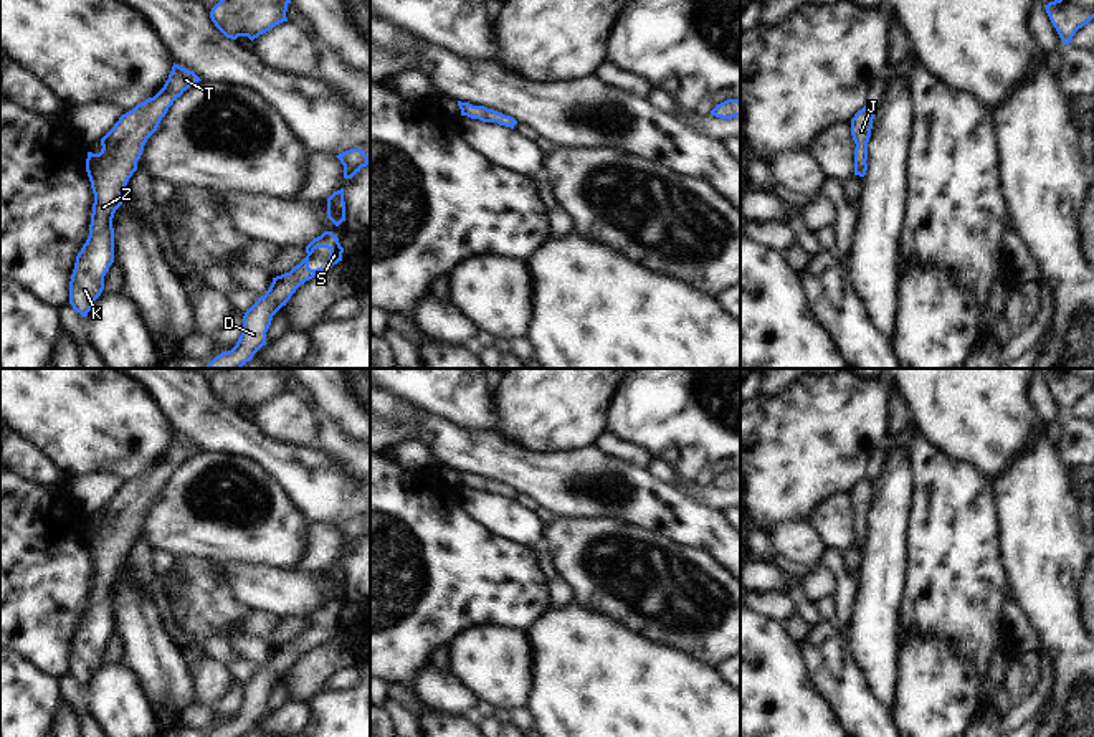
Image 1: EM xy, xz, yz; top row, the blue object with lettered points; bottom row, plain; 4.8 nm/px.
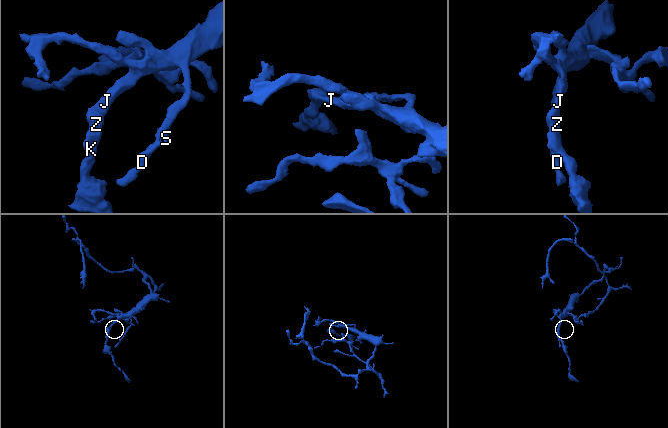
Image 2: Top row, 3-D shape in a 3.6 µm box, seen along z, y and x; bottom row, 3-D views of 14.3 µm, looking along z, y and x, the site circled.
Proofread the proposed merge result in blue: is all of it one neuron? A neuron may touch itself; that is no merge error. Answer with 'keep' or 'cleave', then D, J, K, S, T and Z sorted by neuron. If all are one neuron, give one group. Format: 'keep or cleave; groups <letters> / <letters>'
keep; groups D J K S T Z

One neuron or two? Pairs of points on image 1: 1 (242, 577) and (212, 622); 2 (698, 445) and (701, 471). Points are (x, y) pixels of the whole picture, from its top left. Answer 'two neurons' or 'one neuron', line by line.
1: two neurons
2: one neuron

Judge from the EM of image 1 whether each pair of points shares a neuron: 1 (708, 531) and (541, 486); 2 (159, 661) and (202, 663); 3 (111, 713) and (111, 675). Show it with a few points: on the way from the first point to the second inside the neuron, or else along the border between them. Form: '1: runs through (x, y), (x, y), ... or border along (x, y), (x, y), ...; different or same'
1: runs through (666, 509), (605, 509), (582, 498); same
2: border along (180, 650), (197, 699); different
3: runs through (111, 703), (111, 684); same

